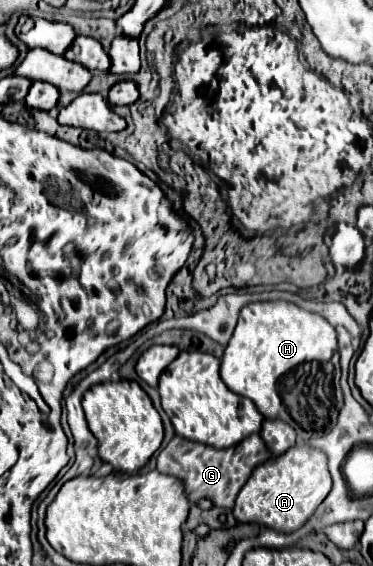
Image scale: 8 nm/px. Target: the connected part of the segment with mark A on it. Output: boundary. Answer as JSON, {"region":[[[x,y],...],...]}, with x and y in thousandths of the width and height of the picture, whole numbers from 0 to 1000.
{"region":[[[794,784],[761,802],[729,806],[676,830],[670,845],[633,876],[627,912],[638,922],[681,922],[745,940],[788,940],[842,908],[853,890],[879,876],[885,862],[890,848],[874,827],[874,802],[826,784]]]}

